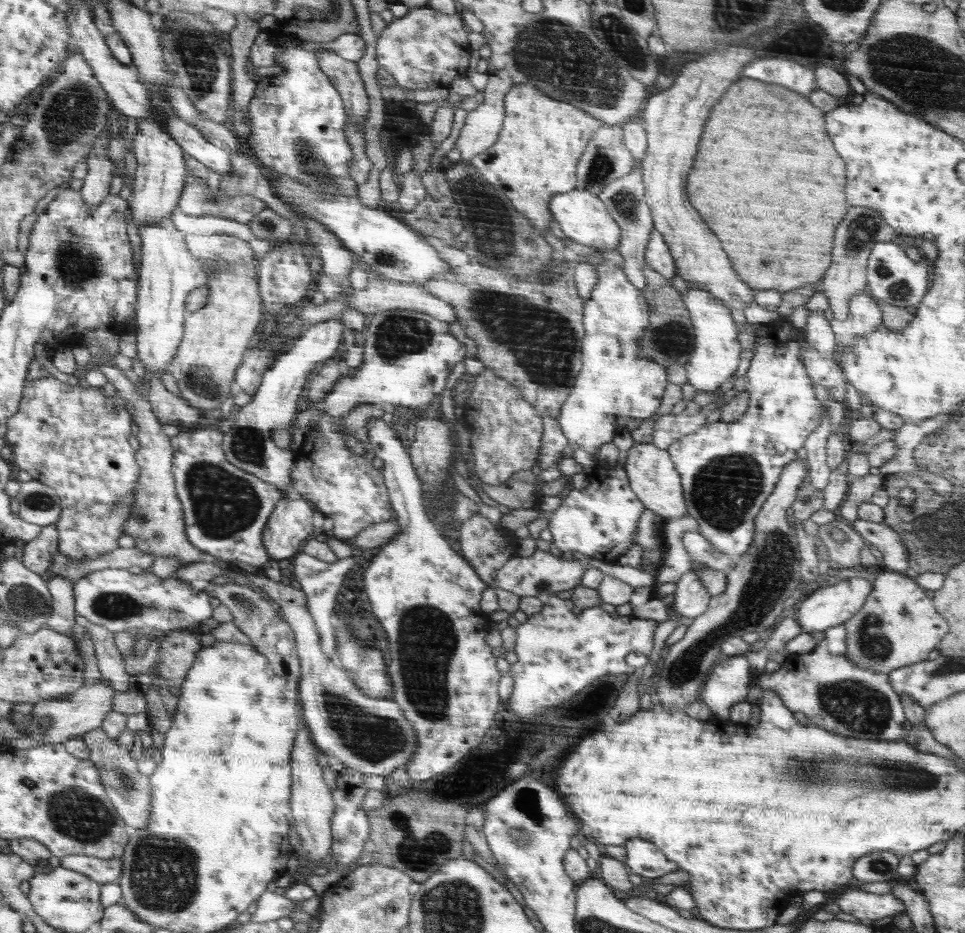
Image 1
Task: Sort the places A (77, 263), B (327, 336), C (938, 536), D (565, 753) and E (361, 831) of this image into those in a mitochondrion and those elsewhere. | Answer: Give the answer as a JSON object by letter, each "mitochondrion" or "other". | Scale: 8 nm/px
{"A":"mitochondrion","B":"other","C":"mitochondrion","D":"other","E":"other"}

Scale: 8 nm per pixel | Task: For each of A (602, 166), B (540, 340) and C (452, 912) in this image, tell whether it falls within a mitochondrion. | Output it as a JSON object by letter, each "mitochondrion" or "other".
{"A":"mitochondrion","B":"mitochondrion","C":"mitochondrion"}

